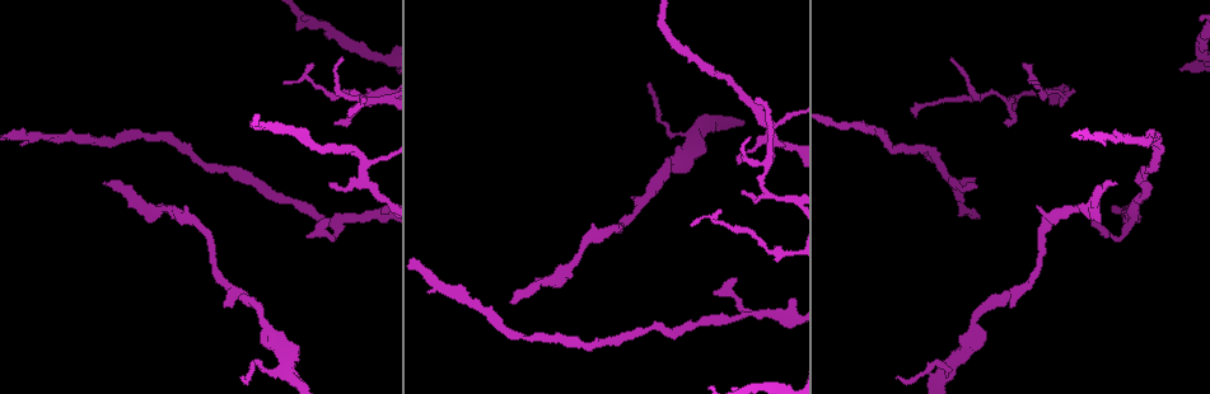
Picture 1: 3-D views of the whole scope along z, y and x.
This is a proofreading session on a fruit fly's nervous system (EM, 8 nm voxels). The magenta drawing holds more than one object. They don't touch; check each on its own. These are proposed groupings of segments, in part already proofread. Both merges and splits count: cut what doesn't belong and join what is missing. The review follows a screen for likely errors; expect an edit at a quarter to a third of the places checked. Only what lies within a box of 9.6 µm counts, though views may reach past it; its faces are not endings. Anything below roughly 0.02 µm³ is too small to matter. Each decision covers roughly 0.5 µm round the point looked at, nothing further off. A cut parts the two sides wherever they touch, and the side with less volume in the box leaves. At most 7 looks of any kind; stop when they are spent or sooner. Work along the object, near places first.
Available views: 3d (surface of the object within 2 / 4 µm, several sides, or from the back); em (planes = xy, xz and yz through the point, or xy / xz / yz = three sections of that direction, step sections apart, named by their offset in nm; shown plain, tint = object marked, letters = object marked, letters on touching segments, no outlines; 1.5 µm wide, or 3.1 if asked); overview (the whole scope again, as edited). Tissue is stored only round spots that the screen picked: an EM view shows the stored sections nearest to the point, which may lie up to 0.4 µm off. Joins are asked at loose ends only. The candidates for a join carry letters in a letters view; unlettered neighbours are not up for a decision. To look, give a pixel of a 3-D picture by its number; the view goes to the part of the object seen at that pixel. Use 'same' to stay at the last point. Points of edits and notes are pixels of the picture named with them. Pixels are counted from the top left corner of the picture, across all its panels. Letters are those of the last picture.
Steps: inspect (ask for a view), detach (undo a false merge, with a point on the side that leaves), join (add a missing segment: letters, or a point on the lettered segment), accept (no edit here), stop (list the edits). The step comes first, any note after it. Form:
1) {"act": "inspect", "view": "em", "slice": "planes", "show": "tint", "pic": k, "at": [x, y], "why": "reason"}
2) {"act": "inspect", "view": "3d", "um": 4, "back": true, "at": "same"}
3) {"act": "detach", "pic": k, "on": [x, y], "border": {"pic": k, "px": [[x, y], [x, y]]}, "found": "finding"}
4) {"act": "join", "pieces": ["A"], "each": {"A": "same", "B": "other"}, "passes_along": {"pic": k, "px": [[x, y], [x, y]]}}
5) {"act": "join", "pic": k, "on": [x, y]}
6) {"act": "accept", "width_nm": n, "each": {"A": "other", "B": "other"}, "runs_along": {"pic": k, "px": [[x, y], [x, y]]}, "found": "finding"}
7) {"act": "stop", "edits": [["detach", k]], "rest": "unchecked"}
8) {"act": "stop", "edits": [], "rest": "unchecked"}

{"act": "inspect", "view": "3d", "um": 4, "pic": 1, "at": [1129, 221], "why": "sharp bend"}

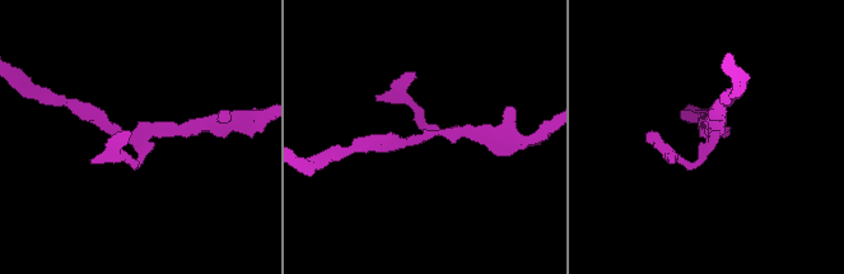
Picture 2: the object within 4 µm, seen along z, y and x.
{"act": "inspect", "view": "em", "slice": "yz", "step": 8, "show": "tint", "pic": 2, "at": [415, 140], "arms": 3, "why": "shape alone is not enough"}

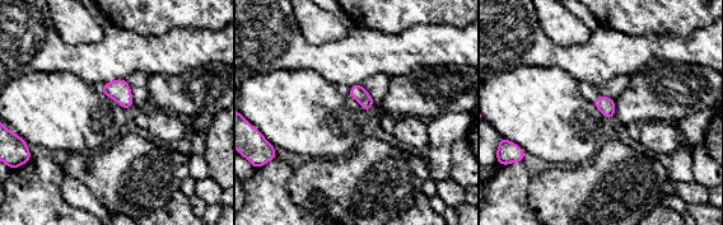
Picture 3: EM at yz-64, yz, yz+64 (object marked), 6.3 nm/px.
{"act": "inspect", "view": "em", "slice": "planes", "show": "letters", "at": "same"}

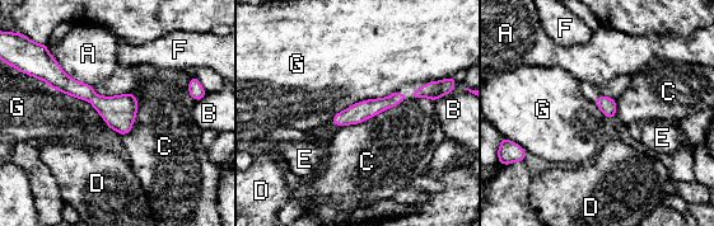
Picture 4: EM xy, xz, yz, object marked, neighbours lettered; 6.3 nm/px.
{"act": "accept", "width_nm": 100, "each": {"A": "other", "B": "other", "C": "other", "D": "other", "E": "other", "F": "other", "G": "other"}, "border": {"pic": 4, "px": [[33, 75], [87, 99], [110, 127]]}, "found": "continuous, no second neuron"}

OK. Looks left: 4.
{"act": "inspect", "view": "3d", "um": 2, "pic": 1, "at": [331, 185], "why": "thin end"}

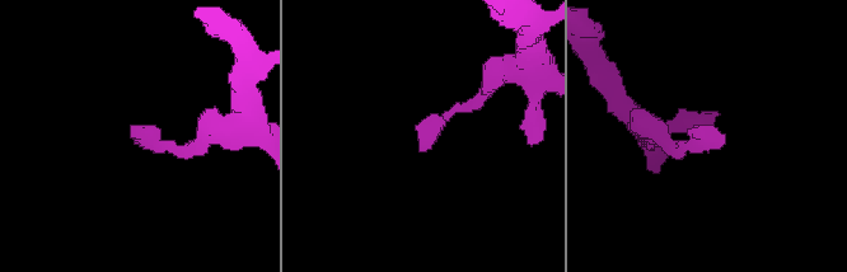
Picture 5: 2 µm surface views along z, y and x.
{"act": "inspect", "view": "em", "slice": "planes", "show": "letters", "pic": 5, "at": [721, 143]}

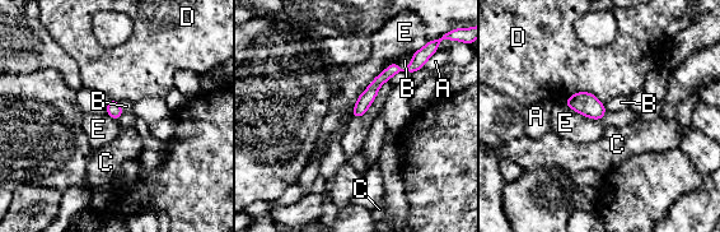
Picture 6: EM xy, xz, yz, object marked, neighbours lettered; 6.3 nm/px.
{"act": "accept", "longest_contact_nm": ["E", 340], "each": {"A": "other", "B": "other", "C": "other", "D": "other", "E": "other"}, "found": "none of them fits"}

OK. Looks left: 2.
{"act": "inspect", "view": "em", "slice": "planes", "show": "letters", "pic": 1, "at": [974, 324], "why": "calibre changes"}

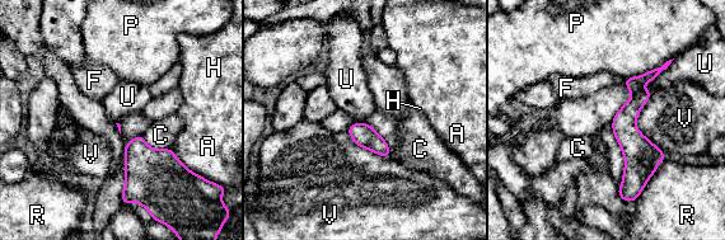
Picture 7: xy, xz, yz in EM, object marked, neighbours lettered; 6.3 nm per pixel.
{"act": "accept", "width_nm": 20, "each": {"A": "other", "C": "other", "F": "other", "H": "other", "P": "other", "R": "other", "U": "other", "V": "other"}, "runs_along": {"pic": 7, "px": [[654, 73], [630, 111], [625, 196]]}, "found": "one neuron here"}

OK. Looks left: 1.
{"act": "stop", "edits": [], "rest": "unchecked"}

